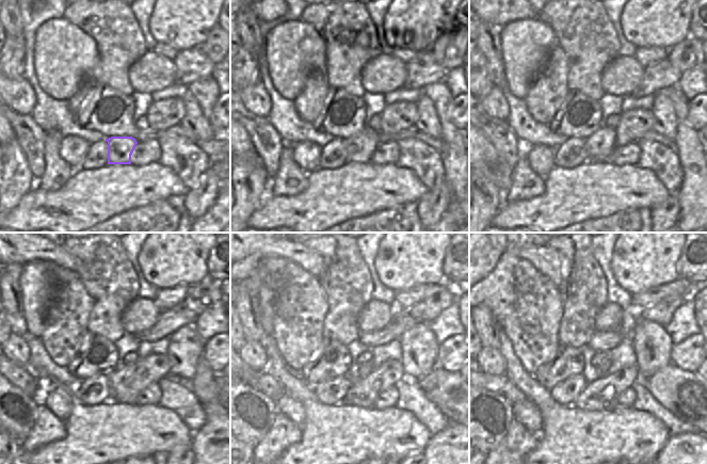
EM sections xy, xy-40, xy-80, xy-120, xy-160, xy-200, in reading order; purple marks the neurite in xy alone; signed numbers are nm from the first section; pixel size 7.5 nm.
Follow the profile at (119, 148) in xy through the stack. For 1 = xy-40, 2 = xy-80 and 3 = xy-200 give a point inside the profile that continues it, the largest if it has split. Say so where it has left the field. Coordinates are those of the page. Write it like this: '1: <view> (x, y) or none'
1: xy-40 (359, 147)
2: xy-80 (599, 145)
3: xy-200 (605, 365)

